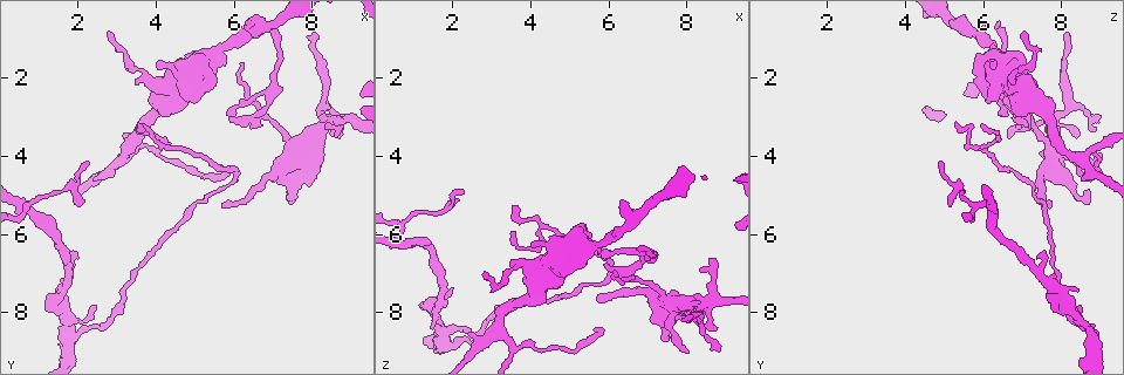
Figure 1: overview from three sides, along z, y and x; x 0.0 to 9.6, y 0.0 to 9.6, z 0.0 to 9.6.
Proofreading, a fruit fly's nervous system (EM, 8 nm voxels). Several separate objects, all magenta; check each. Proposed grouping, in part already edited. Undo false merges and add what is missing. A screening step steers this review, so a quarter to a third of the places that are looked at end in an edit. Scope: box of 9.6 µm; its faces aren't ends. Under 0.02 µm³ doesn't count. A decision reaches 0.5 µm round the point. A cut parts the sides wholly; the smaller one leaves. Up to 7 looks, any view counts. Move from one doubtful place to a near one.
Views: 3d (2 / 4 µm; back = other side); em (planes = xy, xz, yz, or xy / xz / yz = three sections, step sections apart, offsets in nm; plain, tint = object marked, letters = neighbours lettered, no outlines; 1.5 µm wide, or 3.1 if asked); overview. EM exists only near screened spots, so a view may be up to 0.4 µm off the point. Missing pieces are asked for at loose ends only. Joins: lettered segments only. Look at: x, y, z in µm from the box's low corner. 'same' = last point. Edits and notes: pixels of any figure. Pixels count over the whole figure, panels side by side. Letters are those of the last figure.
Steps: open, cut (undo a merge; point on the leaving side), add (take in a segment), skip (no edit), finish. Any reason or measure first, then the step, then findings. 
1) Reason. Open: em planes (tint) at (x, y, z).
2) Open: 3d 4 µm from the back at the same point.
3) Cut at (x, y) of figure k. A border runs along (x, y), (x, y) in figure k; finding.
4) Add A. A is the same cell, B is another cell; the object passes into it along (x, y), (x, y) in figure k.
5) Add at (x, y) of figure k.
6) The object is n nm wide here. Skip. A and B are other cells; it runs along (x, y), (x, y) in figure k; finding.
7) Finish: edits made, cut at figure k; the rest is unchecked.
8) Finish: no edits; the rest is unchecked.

Sudden change in width. Open: em xy step 8 (tint) at (5.45, 1.40, 6.40).

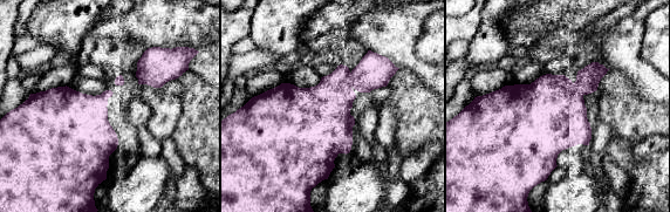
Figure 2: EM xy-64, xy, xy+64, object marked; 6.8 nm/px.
What lies round it. Open: em xy step 8 (letters) at the same point.

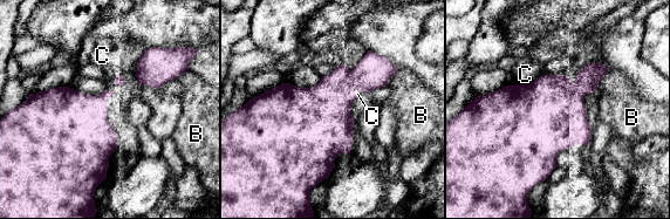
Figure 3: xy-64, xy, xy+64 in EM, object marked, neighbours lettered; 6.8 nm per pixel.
Skip. B and C are other cells; one neuron here.

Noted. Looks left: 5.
Open: em planes (tint) at (3.55, 1.85, 6.90).

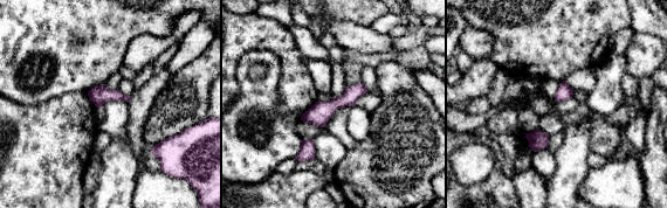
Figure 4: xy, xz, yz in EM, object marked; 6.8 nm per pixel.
Open: em planes (letters) at the same point.

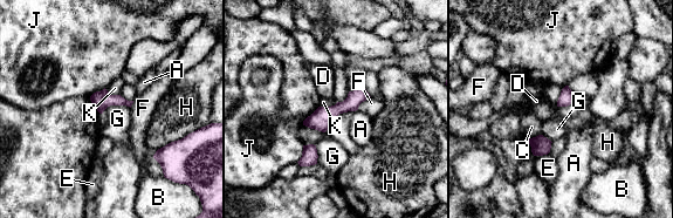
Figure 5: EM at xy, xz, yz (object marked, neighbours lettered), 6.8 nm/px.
Skip. A, B, C, D, E, F, G, H, J and K are other cells; a border runs along (130, 107), (109, 106), (102, 114) in figure 5; continuous, no second neuron.

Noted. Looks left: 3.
Tapers out. Open: 3d 4 µm at (8.05, 0.80, 8.15).

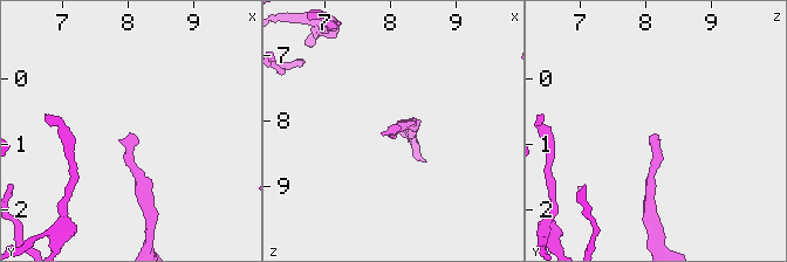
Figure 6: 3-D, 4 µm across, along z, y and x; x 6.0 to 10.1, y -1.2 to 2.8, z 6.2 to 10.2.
Now the EM. Open: em xy step 4 (letters) at (8.10, 0.80, 8.15).

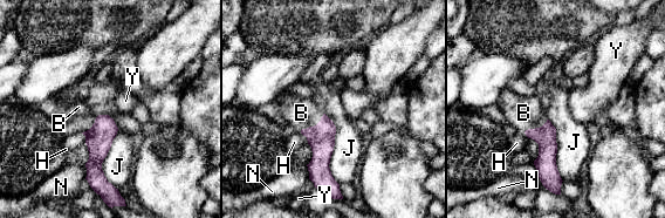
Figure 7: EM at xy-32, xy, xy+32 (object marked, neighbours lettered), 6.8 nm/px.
Add B. B is the same cell, H, J, N and Y are other cells; the object passes into it along (321, 137), (314, 125), (301, 113) in figure 7; the neuron continues.

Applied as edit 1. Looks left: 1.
Finish: edits made, add at figure 7; the rest is unchecked.

